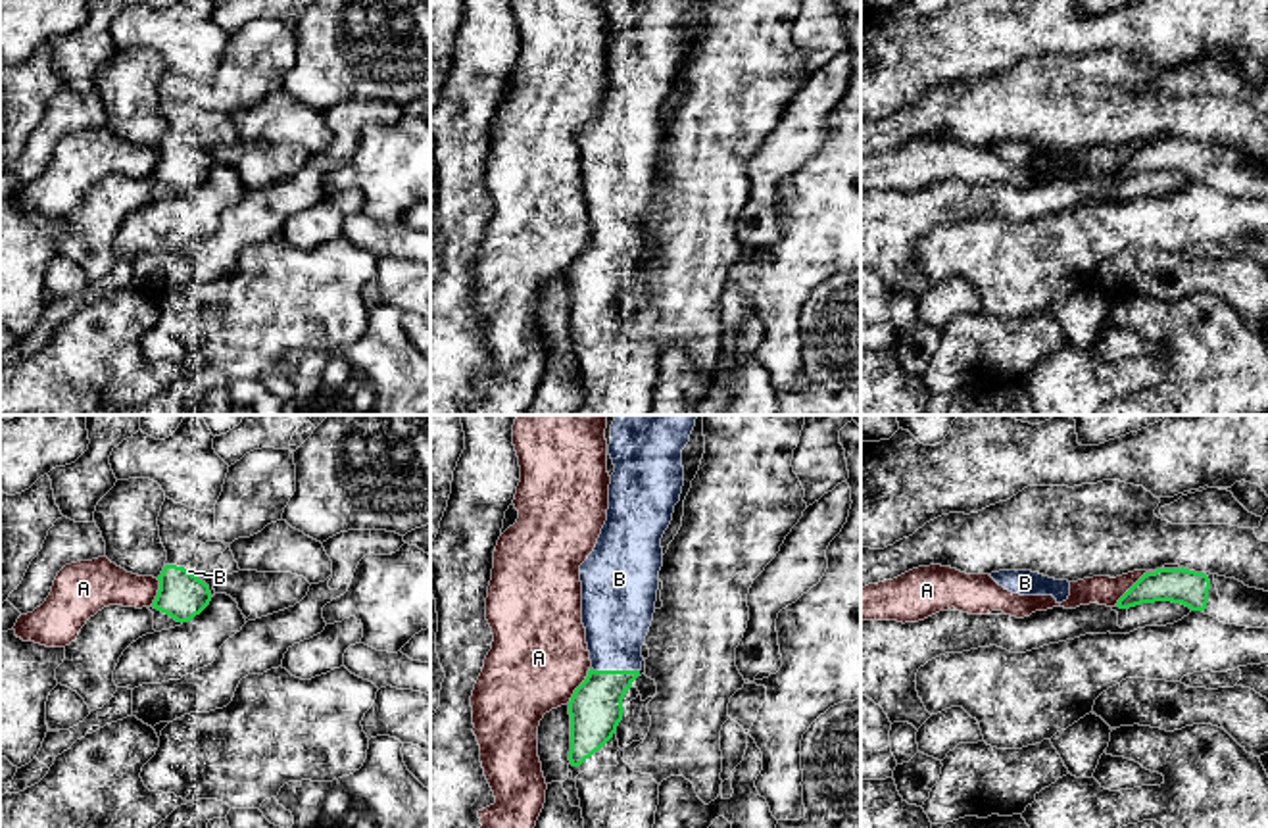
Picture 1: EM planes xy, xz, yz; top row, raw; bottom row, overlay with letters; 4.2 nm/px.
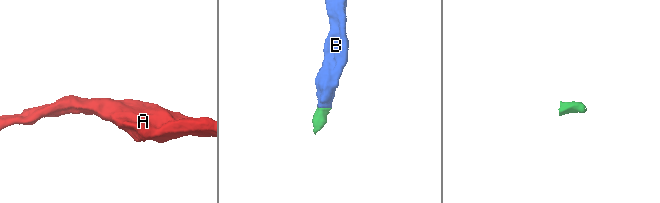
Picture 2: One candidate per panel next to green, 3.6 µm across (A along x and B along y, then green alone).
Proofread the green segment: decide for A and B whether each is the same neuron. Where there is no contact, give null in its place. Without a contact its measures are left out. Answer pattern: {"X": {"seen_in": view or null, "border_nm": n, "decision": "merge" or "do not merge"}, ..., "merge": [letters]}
{"A": {"seen_in": "yz", "border_nm": 220, "decision": "do not merge"}, "B": {"seen_in": "xz", "border_nm": 200, "decision": "merge"}, "merge": ["B"]}

